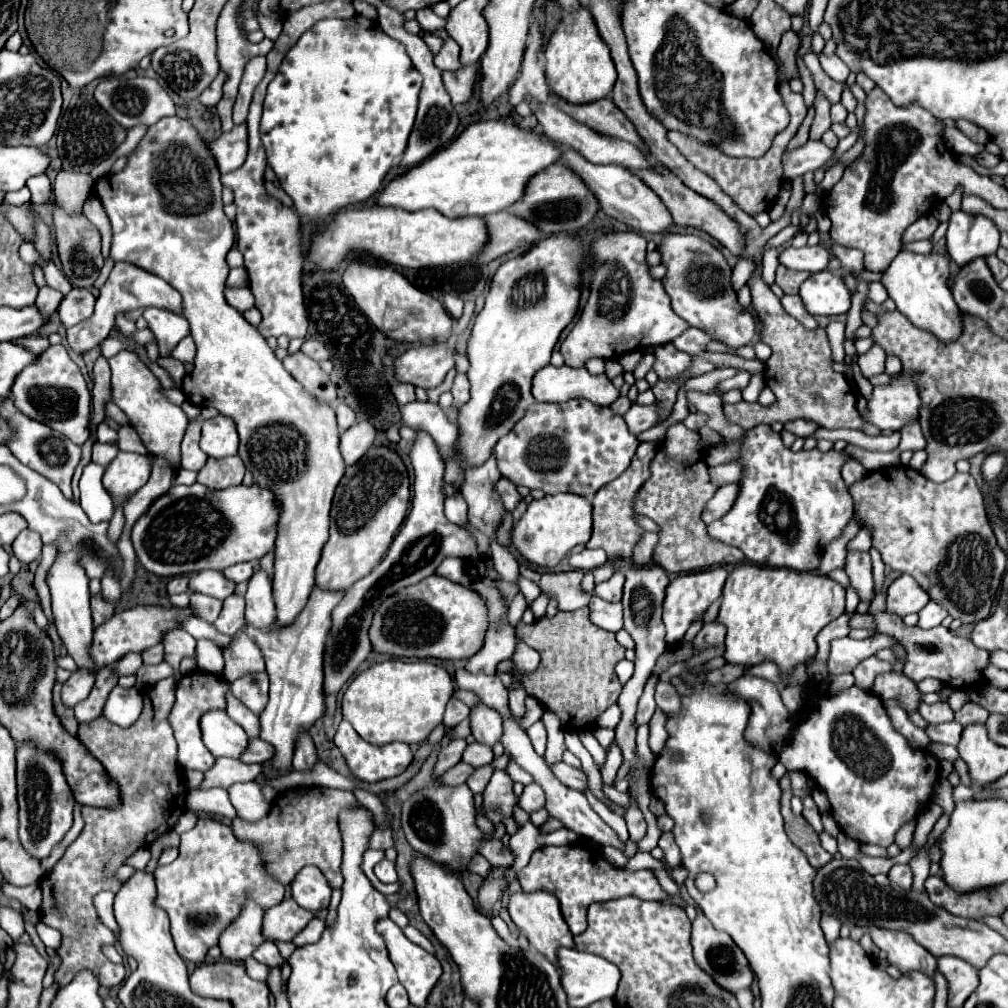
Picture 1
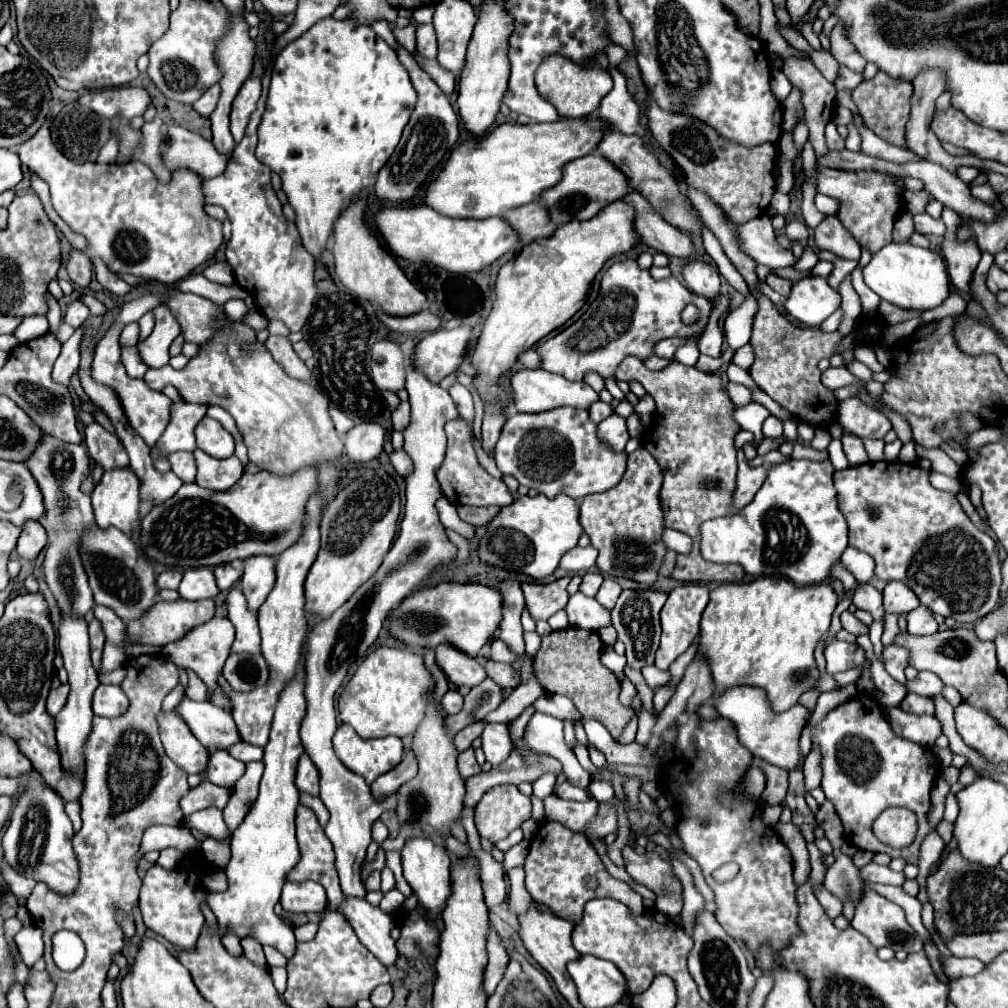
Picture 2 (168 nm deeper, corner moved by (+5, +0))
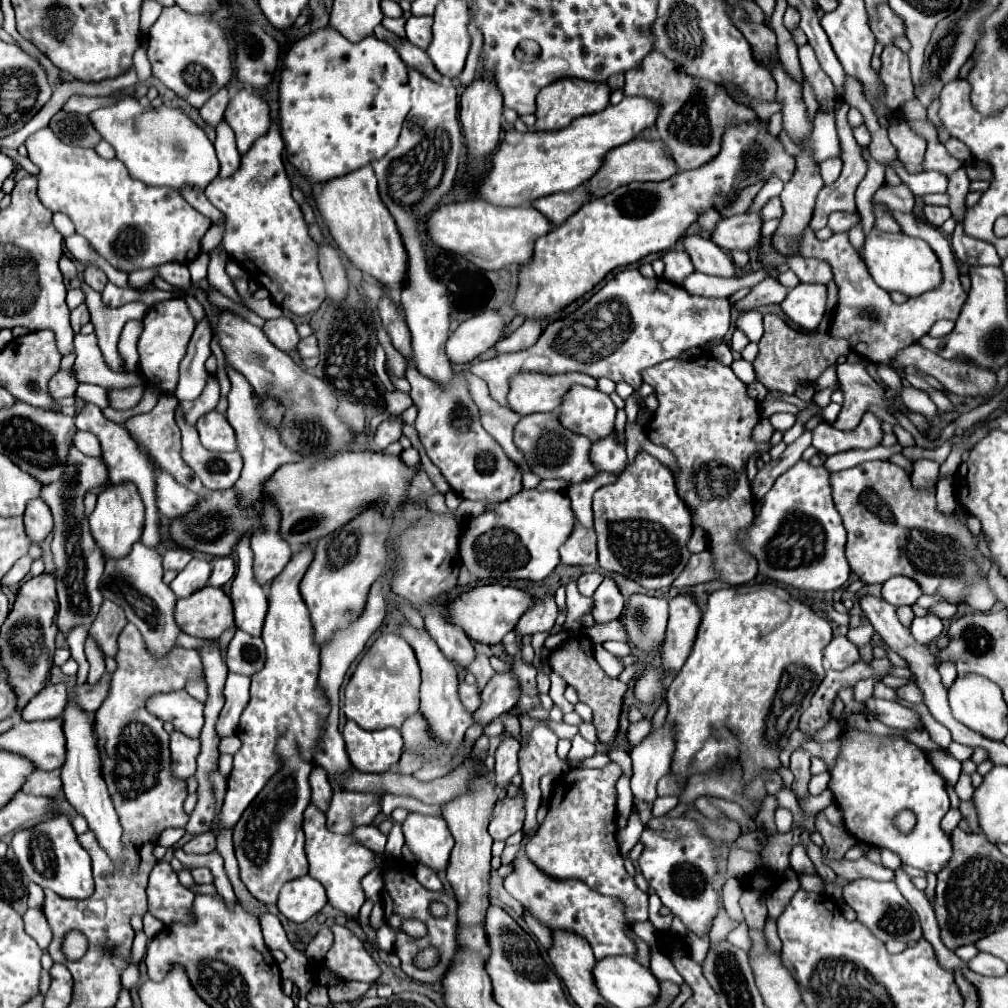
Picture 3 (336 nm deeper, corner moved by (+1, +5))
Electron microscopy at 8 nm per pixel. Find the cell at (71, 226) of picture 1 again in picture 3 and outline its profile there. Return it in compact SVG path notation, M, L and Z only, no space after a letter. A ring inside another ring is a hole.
M85 267L85 271L83 271L83 281L91 287L91 289L95 289L95 291L103 291L105 289L105 285L107 285L107 275L101 271L101 269L97 269L97 267Z

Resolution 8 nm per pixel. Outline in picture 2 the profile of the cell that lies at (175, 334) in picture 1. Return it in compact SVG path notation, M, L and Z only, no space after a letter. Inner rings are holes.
M161 304L161 306L153 308L153 314L155 314L155 328L153 328L151 336L147 340L139 342L137 346L139 346L143 362L149 368L161 368L169 362L169 346L179 336L181 330L167 306Z

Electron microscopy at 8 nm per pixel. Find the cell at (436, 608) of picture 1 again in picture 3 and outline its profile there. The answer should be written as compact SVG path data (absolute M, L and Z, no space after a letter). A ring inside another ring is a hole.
M483 585L477 589L471 589L467 593L463 593L459 599L455 599L449 605L449 619L455 625L461 625L463 631L469 635L469 639L479 641L479 643L487 643L487 645L495 645L499 643L509 631L513 631L513 627L517 625L521 613L527 613L533 607L533 595L511 587L511 585Z

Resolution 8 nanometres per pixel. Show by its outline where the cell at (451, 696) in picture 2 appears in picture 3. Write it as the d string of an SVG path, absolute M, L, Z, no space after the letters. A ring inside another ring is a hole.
M461 683L459 685L459 697L461 697L461 703L465 705L467 711L477 711L479 705L481 705L481 691L477 685L467 685L467 683Z

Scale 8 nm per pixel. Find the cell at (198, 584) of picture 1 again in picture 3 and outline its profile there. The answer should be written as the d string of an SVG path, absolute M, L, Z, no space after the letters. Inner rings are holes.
M191 559L189 565L171 581L171 589L177 597L189 597L191 593L203 589L211 575L211 563L205 559Z

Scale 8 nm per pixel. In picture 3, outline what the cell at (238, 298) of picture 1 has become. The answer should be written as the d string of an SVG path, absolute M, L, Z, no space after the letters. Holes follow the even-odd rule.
M81 281L81 289L85 293L85 305L89 307L91 323L95 325L99 347L103 351L107 365L115 371L123 371L123 359L117 351L117 341L119 341L123 325L129 319L143 319L145 309L147 309L145 303L135 301L135 303L127 303L123 307L113 309L113 307L103 305L101 293L93 291L89 285L85 285L85 281Z

